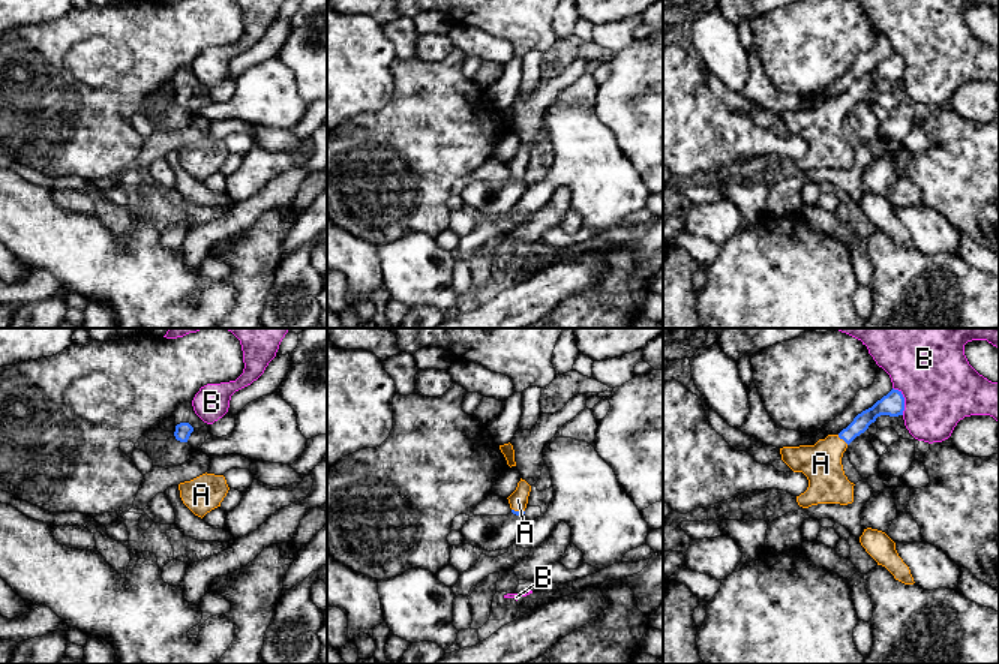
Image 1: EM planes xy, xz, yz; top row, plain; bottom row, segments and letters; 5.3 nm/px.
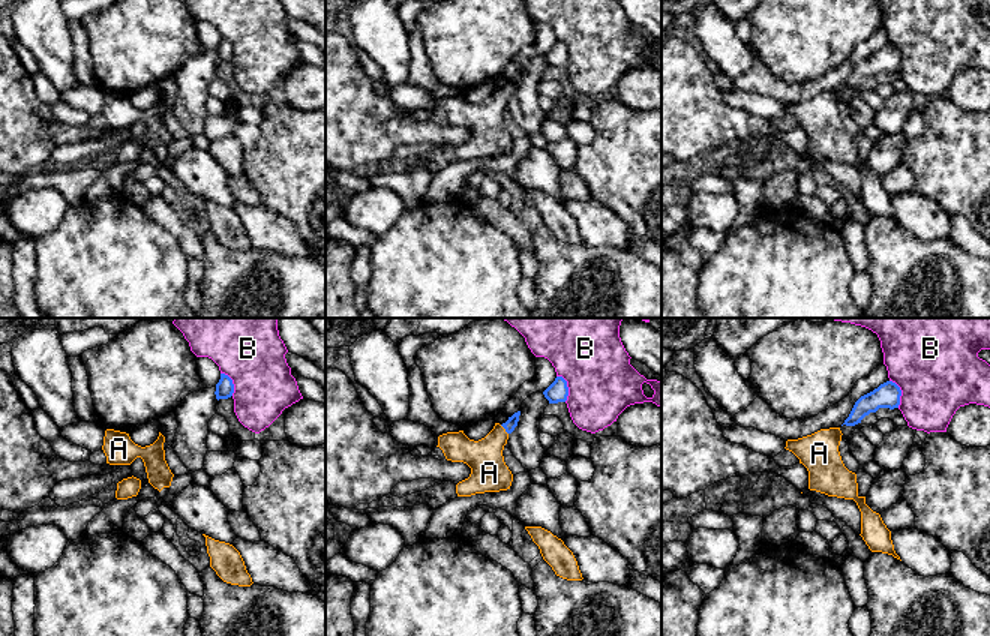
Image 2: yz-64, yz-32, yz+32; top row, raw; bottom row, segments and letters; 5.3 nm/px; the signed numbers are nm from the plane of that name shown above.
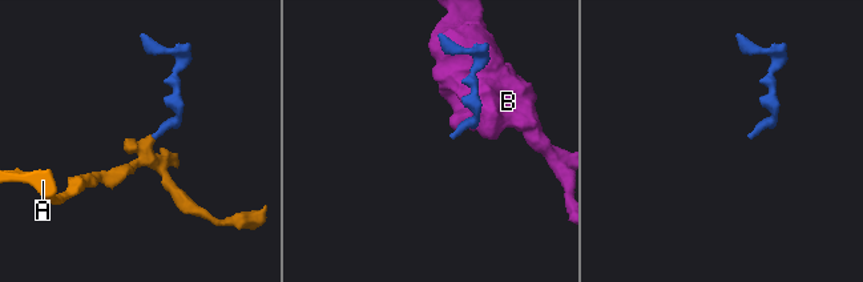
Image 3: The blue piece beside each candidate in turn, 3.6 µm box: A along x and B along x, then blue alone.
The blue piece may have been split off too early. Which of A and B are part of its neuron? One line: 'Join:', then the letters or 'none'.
Join: A

